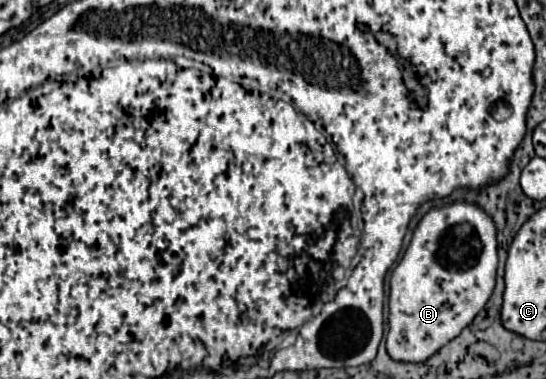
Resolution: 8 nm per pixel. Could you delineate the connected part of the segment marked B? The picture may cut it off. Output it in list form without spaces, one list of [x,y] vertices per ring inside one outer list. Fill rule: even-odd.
[[[450,203],[446,207],[430,211],[414,229],[410,247],[406,249],[402,261],[392,273],[390,279],[390,297],[388,297],[388,337],[386,349],[394,361],[422,363],[430,359],[440,347],[450,339],[458,337],[474,317],[484,309],[486,301],[494,291],[496,279],[496,227],[486,211],[472,203]]]

